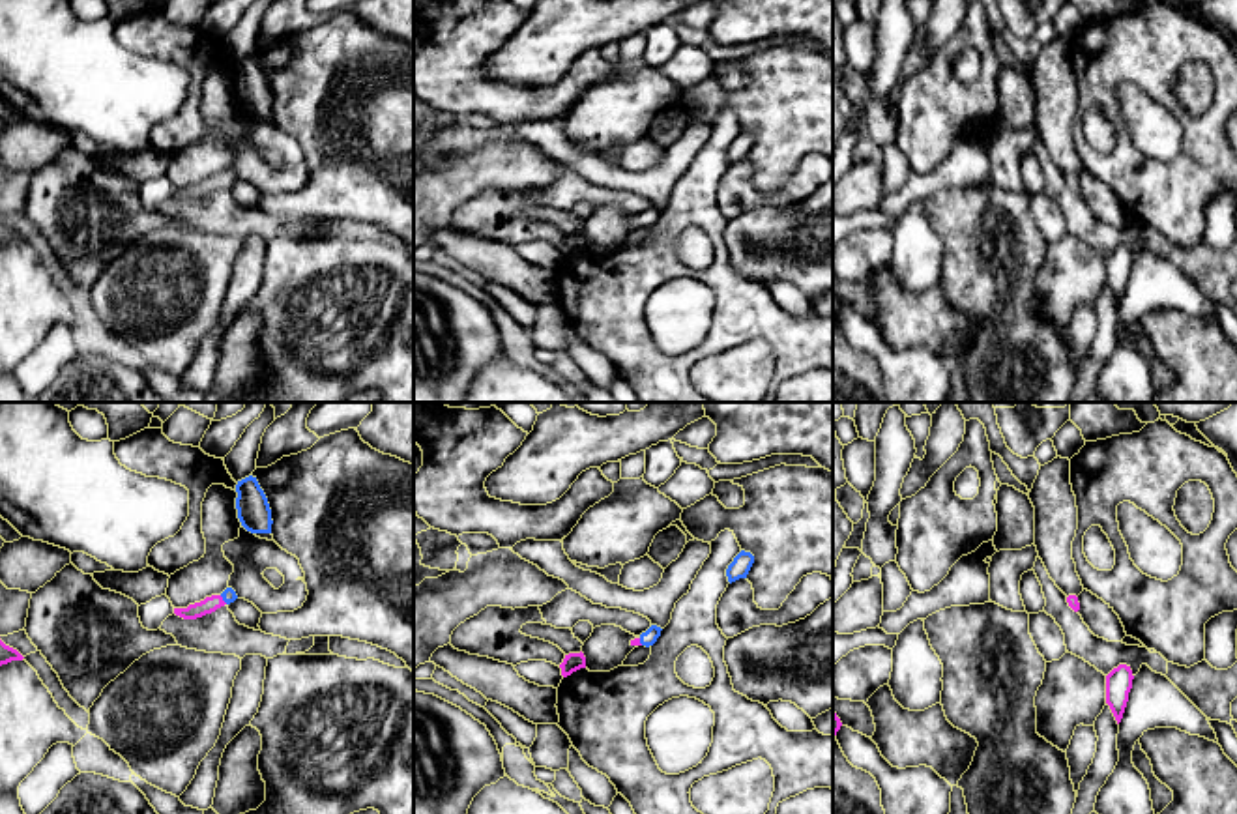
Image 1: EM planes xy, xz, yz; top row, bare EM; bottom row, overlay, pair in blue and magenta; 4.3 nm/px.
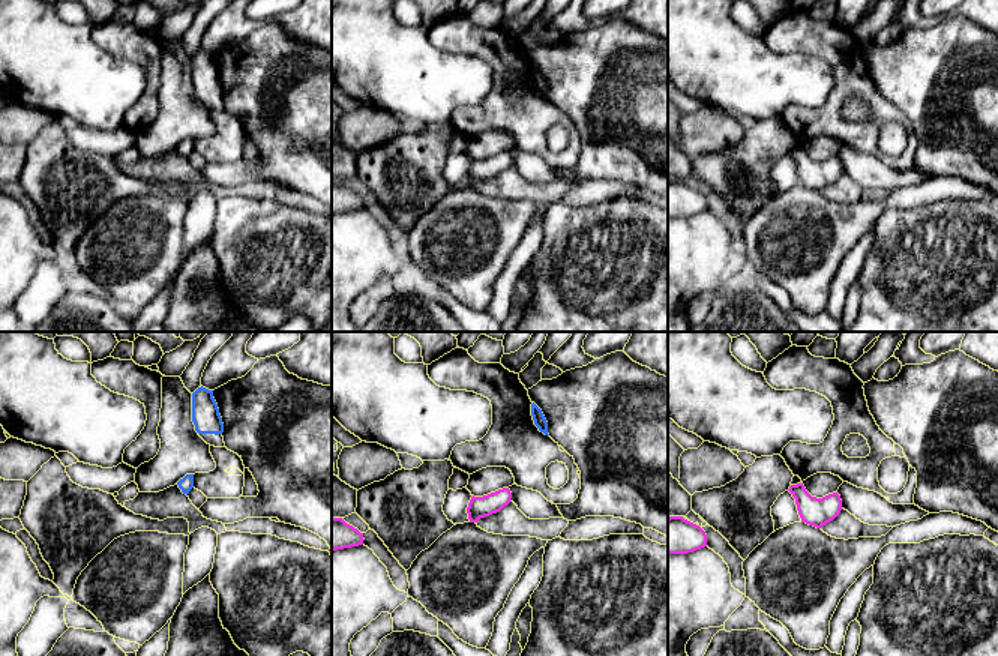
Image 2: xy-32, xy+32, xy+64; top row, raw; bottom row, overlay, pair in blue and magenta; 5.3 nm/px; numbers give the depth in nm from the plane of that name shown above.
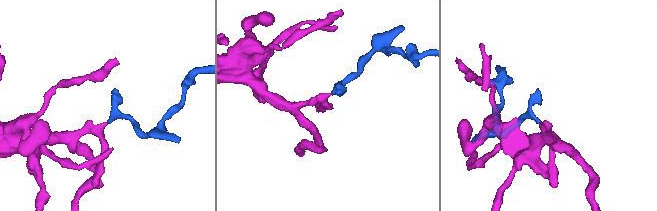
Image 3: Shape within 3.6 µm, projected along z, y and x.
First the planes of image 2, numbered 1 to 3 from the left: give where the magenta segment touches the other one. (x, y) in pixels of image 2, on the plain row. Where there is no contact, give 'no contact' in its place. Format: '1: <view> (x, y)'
1: no contact
2: no contact
3: no contact

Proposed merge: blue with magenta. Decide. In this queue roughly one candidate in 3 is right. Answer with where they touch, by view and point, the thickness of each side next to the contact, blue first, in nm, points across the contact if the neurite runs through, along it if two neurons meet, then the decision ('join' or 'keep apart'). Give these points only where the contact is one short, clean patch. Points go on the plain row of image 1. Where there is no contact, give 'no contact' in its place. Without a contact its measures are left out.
xy (223, 180) | 70/70 nm | across xy (229, 176), (223, 180), (208, 186) | join

